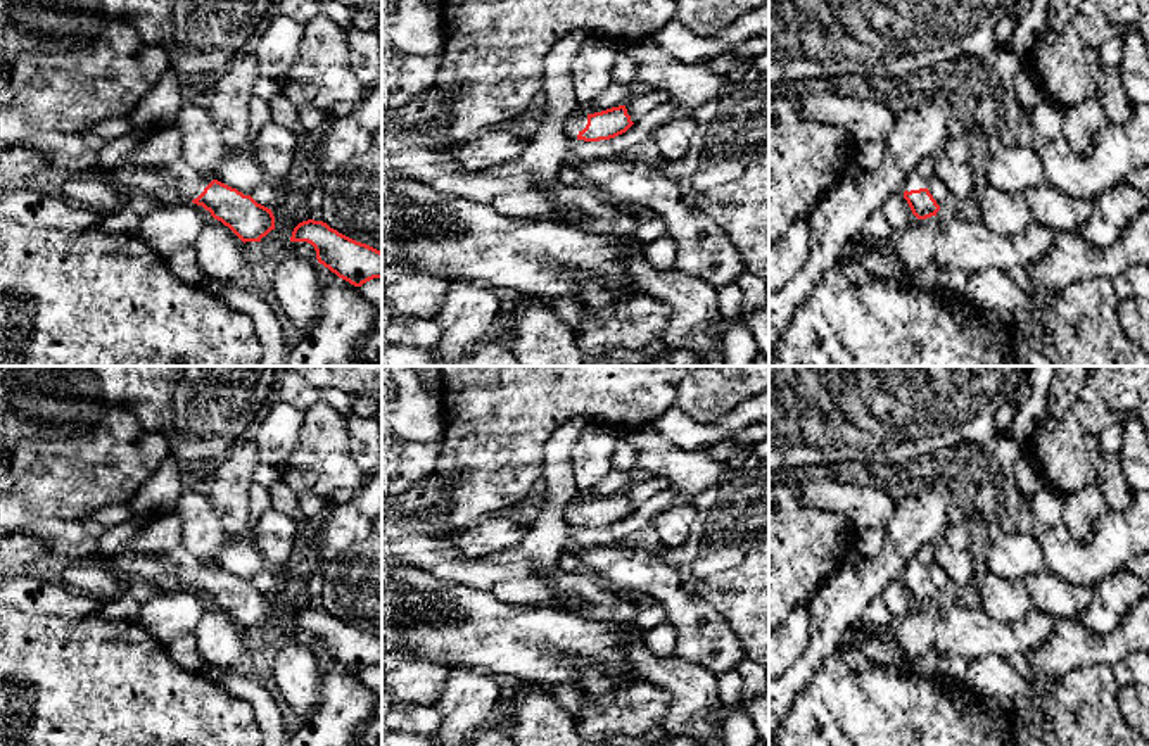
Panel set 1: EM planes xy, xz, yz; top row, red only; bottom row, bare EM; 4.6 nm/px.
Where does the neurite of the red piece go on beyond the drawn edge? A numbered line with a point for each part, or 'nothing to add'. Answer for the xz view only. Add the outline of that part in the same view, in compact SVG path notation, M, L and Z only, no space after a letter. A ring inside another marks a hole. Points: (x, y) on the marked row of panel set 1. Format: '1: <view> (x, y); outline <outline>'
1: xz (577, 121); outline M575 111L572 116L565 119L565 130L572 140L577 140L577 135L586 128L587 114L582 111Z

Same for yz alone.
1: yz (914, 182); outline M916 171L907 176L905 181L905 190L919 190L919 188L928 188L928 181L923 180Z

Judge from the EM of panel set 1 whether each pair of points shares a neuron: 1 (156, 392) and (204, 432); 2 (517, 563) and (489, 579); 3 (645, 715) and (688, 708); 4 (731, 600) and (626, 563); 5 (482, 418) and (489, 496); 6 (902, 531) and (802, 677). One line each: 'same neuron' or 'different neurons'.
1: same neuron
2: same neuron
3: different neurons
4: different neurons
5: same neuron
6: same neuron

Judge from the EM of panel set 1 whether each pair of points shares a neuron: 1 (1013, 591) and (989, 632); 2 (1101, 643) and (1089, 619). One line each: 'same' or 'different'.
1: different
2: different

